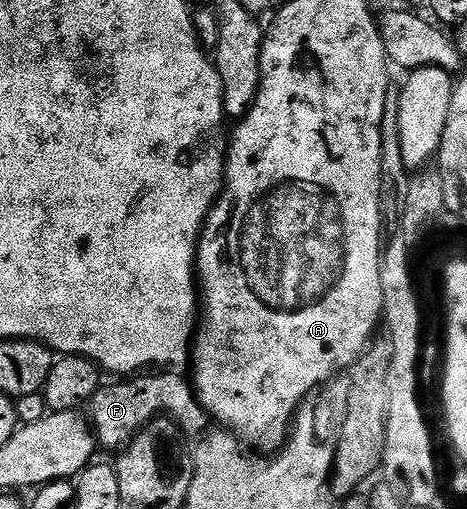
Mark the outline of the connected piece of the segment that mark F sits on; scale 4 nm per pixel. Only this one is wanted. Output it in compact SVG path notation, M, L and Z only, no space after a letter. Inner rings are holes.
M152 372L147 376L137 377L135 380L116 380L113 386L101 384L96 393L86 403L86 414L90 419L93 434L96 435L97 443L113 452L119 452L132 441L137 430L148 425L153 418L161 413L164 406L164 398L172 398L172 411L170 417L181 431L185 434L198 434L207 425L210 419L205 410L197 401L195 391L188 387L176 386L176 378L168 374L163 378L163 373Z

